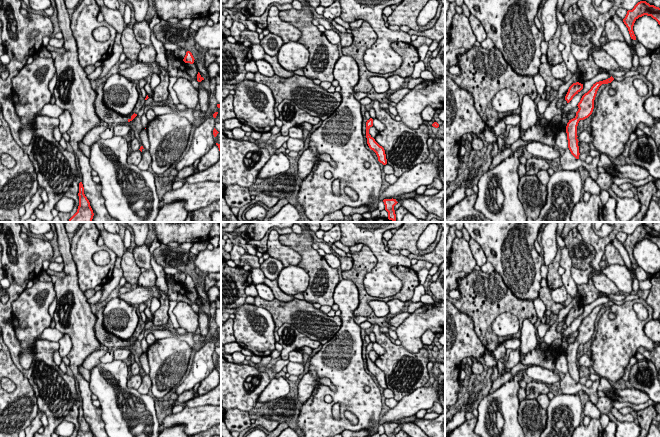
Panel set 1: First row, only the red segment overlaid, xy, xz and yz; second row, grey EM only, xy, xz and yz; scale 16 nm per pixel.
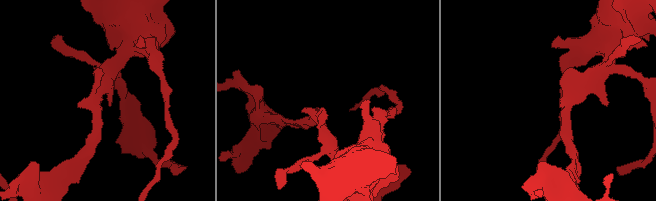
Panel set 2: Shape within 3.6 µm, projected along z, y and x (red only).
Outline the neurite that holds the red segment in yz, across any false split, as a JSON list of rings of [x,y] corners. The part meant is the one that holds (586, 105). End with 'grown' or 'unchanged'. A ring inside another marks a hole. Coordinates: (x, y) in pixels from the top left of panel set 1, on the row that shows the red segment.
[[[611,76],[610,78],[596,82],[593,84],[591,89],[585,93],[580,102],[578,103],[578,111],[576,112],[576,116],[569,120],[566,126],[566,133],[567,133],[567,140],[568,140],[568,148],[571,154],[576,158],[579,159],[579,146],[578,146],[578,139],[577,139],[577,126],[580,120],[584,120],[588,118],[594,109],[594,100],[597,94],[599,87],[602,84],[611,83],[614,78]]]; unchanged

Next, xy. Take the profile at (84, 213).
[[[82,182],[79,183],[79,206],[77,212],[69,219],[69,222],[92,222],[94,213],[90,202],[84,194]]]; unchanged

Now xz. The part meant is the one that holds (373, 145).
[[[370,118],[366,122],[366,138],[367,138],[367,144],[371,150],[373,150],[377,157],[378,161],[382,163],[383,165],[387,164],[386,154],[385,150],[382,146],[380,146],[375,139],[369,134],[369,129],[373,126],[373,119]]]; unchanged

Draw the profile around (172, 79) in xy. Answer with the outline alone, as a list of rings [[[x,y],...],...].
[[[176,76],[169,77],[168,91],[175,105],[180,104],[179,99],[177,98],[177,95],[175,91],[173,90],[173,85],[175,84],[176,81],[177,81]]]

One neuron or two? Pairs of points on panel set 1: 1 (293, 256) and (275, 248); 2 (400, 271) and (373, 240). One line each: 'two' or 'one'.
1: one
2: two

